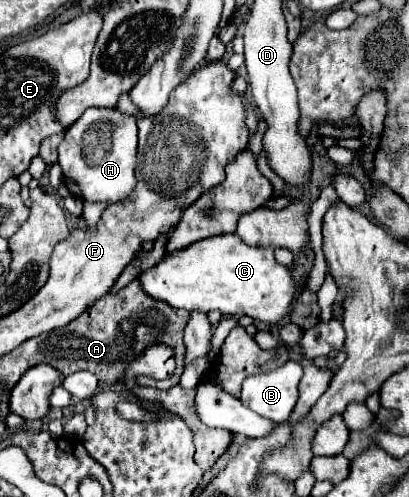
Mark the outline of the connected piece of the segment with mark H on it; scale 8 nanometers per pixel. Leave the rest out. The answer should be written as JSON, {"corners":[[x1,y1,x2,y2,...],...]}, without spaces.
{"corners":[[90,108,66,130,64,140,58,146,58,164,62,174,74,182,74,194,80,194,80,198,94,202,120,202,136,184,136,146,136,116,122,114,116,108]]}

